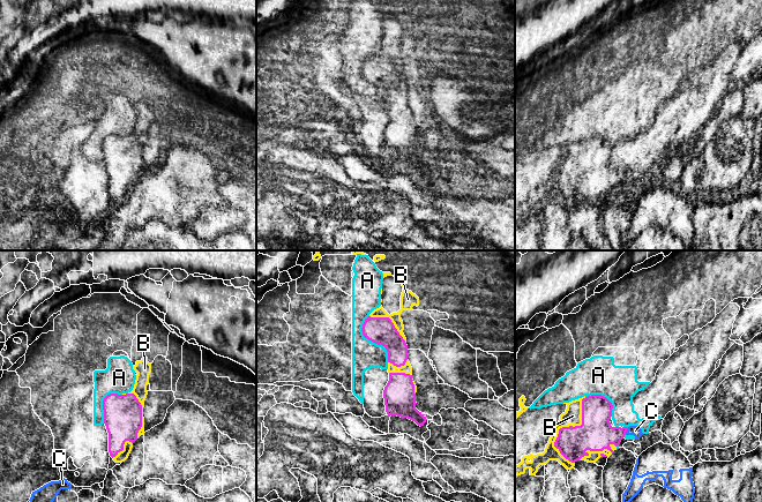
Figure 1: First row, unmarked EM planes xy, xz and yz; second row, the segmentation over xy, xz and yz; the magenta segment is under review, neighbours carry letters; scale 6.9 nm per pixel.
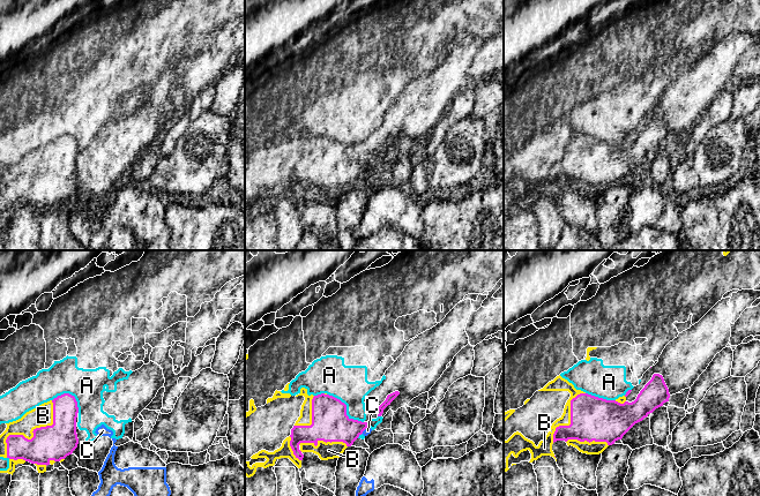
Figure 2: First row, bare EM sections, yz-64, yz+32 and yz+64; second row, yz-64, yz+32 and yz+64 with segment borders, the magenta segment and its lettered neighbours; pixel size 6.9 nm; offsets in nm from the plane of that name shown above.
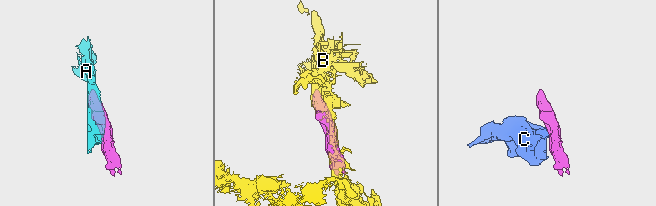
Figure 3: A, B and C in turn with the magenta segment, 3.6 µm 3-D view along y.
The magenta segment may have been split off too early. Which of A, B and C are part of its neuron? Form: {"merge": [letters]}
{"merge": ["A"]}

